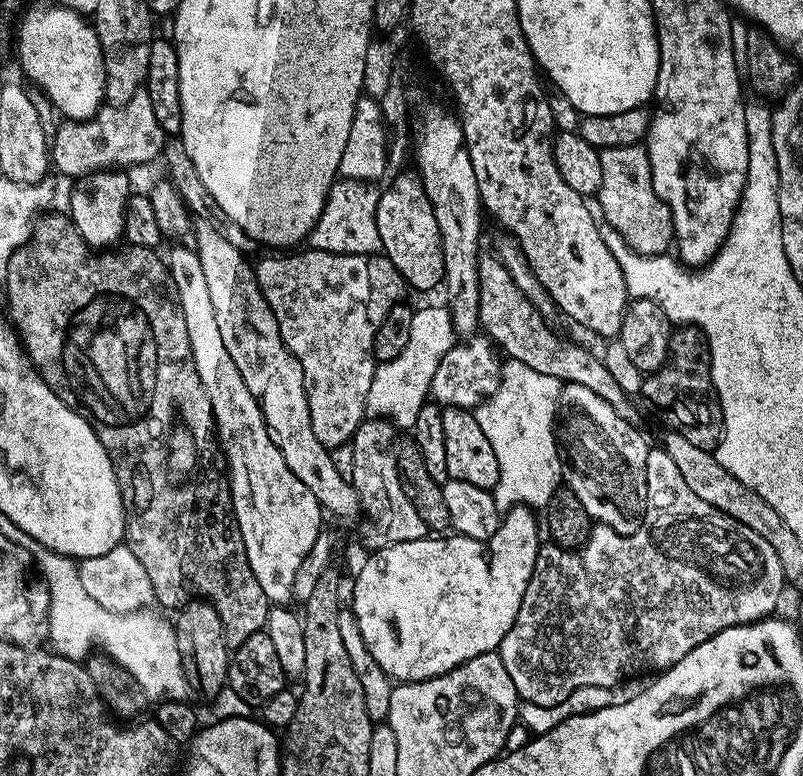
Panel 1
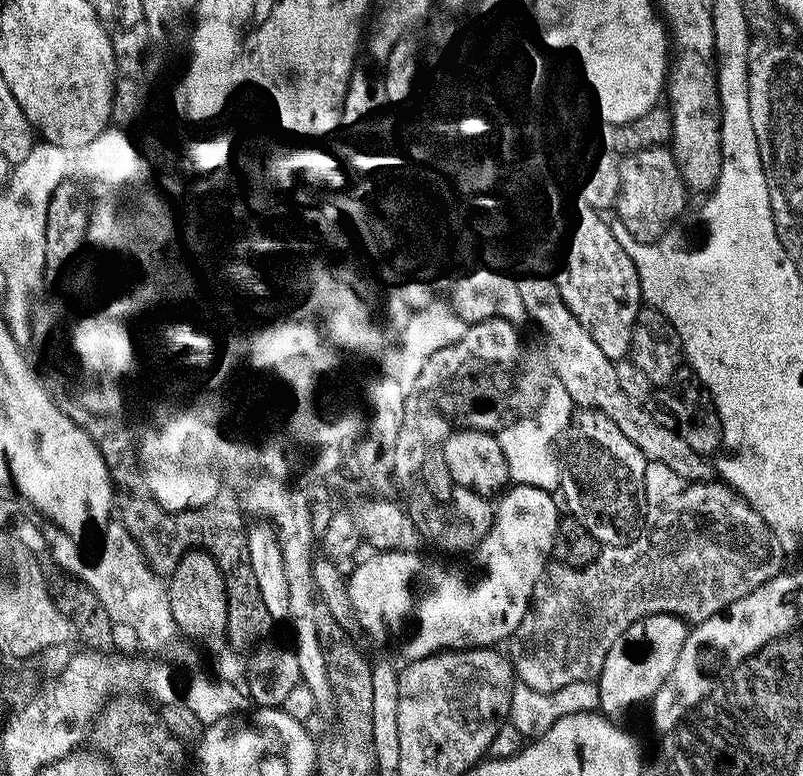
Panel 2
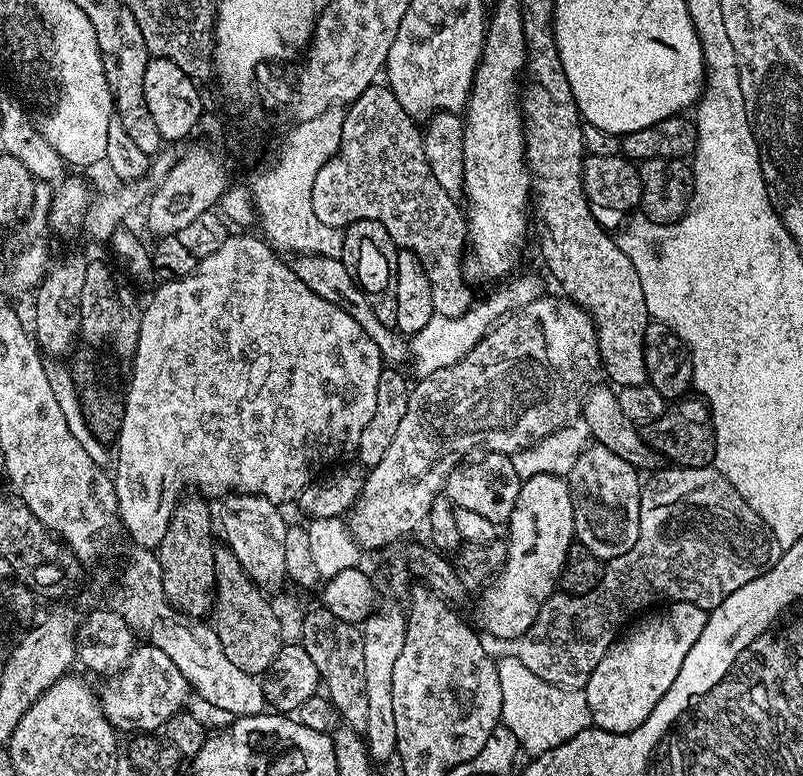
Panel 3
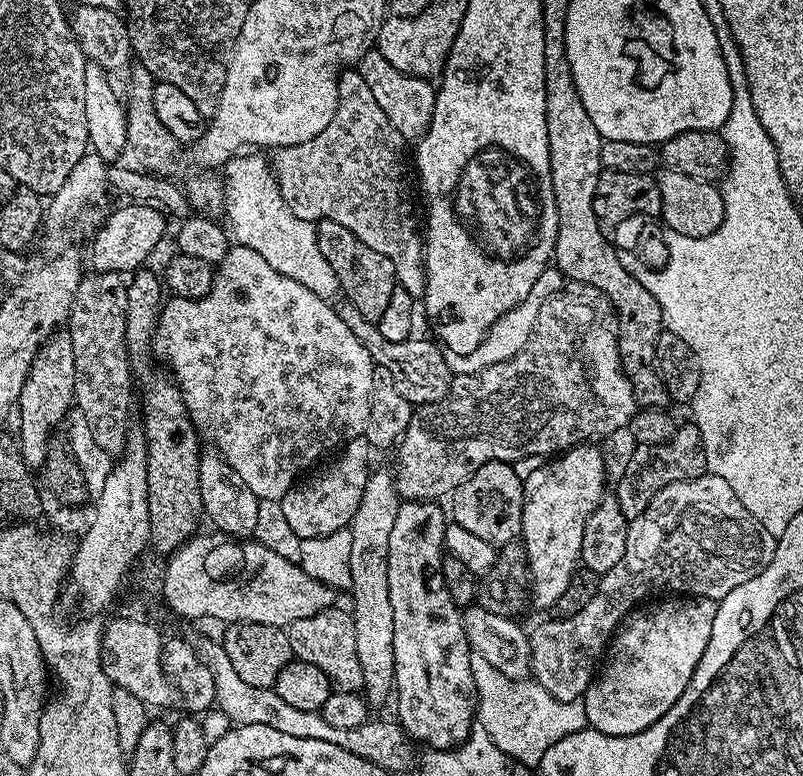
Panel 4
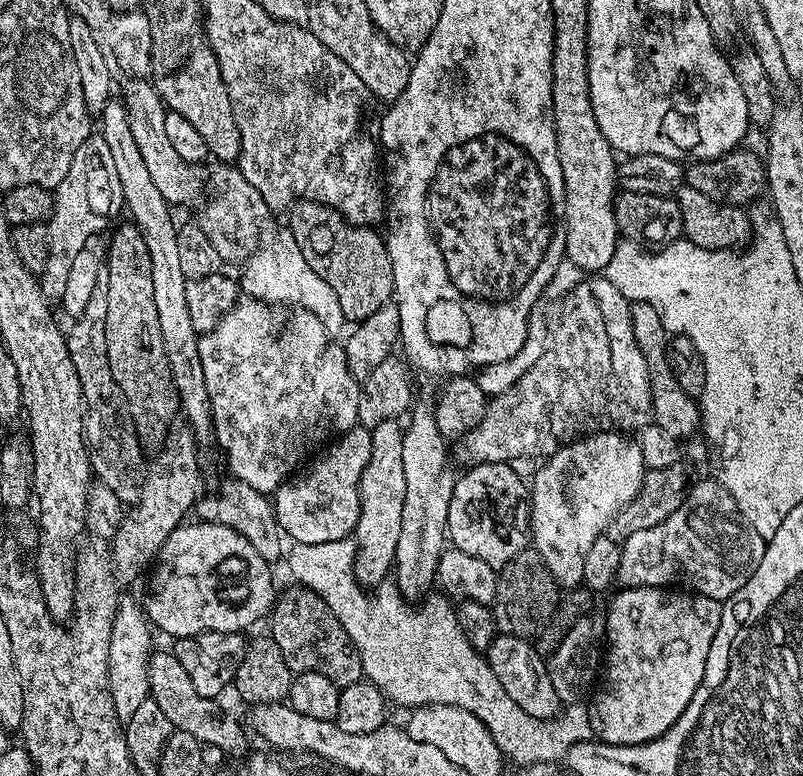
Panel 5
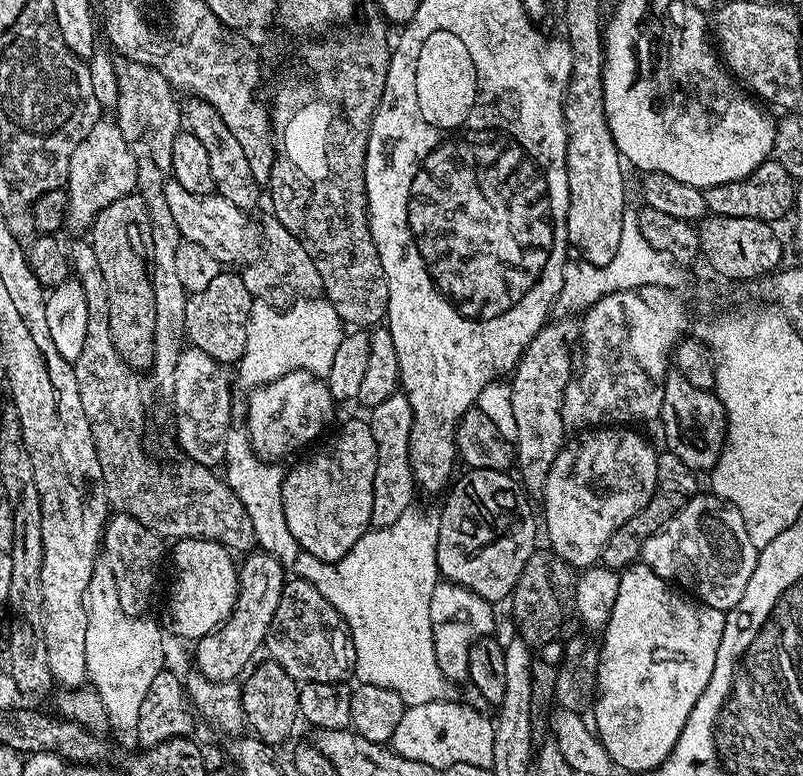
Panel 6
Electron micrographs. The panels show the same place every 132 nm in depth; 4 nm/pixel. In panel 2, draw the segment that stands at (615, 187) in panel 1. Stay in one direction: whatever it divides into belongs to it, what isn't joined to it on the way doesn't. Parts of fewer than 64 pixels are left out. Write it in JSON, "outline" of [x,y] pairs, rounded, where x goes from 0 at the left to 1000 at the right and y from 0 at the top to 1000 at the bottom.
{"outline":[[[836,189],[811,191],[809,193],[795,193],[795,198],[785,198],[772,206],[772,249],[765,264],[766,277],[790,302],[792,309],[808,314],[812,309],[819,309],[833,294],[843,287],[842,284],[852,273],[852,262],[859,254],[859,244],[852,237],[847,223],[847,215],[842,207],[842,200]]]}

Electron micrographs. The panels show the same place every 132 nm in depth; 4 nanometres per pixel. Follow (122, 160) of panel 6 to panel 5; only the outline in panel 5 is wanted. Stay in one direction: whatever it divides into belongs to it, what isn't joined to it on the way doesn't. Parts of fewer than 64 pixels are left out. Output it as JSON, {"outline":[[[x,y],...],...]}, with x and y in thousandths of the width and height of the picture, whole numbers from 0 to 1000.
{"outline":[[[125,173],[110,175],[107,183],[102,183],[102,187],[97,188],[97,193],[93,195],[87,218],[82,222],[82,229],[67,244],[65,276],[57,289],[60,293],[61,327],[56,345],[50,354],[51,371],[57,383],[78,383],[83,357],[87,354],[93,330],[111,311],[126,303],[125,299],[133,291],[137,281],[142,280],[148,272],[153,272],[153,264],[152,238],[149,238],[148,226],[146,218],[143,218],[143,207],[141,207],[141,200],[138,200],[134,184]]]}

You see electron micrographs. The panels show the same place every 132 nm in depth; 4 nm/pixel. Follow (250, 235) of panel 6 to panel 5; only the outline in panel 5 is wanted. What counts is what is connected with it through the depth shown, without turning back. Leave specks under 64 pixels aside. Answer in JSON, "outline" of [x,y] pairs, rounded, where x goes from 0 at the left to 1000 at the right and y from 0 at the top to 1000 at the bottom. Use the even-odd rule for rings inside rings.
{"outline":[[[164,101],[158,104],[154,113],[152,130],[159,143],[161,160],[167,179],[172,183],[173,197],[187,219],[188,233],[197,240],[202,253],[207,255],[210,264],[232,263],[244,253],[244,237],[234,228],[237,213],[227,204],[222,204],[212,178],[207,178],[207,147],[210,140],[194,119],[194,112],[183,102]],[[161,107],[161,108],[159,108]]]}

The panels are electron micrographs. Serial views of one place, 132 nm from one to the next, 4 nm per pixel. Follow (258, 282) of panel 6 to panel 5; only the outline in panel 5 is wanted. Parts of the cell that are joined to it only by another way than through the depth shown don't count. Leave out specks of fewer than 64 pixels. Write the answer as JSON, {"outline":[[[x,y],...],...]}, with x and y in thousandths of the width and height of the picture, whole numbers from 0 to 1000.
{"outline":[[[269,214],[264,222],[264,240],[257,271],[247,280],[249,295],[257,307],[265,313],[275,339],[301,340],[323,320],[329,302],[326,302],[339,272],[326,256],[326,250],[299,223],[294,214]]]}

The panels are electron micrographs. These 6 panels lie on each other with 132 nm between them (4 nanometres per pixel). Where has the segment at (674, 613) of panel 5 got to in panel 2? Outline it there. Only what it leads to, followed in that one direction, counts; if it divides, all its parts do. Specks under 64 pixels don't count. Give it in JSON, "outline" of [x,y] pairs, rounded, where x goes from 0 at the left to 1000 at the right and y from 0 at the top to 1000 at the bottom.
{"outline":[[[828,789],[790,802],[777,813],[775,822],[760,832],[760,843],[755,843],[755,853],[750,853],[745,872],[746,916],[758,928],[772,930],[796,907],[806,909],[819,894],[824,879],[834,874],[834,863],[839,863],[839,853],[844,853],[844,843],[849,843],[849,832],[854,832],[858,813],[856,803]]]}

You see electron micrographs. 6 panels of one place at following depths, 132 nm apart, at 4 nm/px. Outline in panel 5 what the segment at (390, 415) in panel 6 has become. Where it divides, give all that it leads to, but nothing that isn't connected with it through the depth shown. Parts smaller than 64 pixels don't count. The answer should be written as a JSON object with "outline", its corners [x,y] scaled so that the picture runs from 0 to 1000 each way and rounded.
{"outline":[[[482,541],[462,553],[461,595],[451,606],[448,661],[441,687],[443,723],[441,740],[448,756],[467,759],[484,746],[493,724],[496,688],[501,688],[501,647],[506,647],[506,611],[501,607],[501,564],[498,541]]]}

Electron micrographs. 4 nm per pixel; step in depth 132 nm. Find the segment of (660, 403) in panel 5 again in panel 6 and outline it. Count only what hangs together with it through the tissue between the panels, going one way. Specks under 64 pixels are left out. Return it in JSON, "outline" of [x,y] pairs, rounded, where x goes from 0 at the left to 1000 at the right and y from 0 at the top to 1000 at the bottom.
{"outline":[[[841,477],[833,478],[827,490],[824,508],[824,528],[821,540],[827,541],[827,562],[832,566],[831,581],[844,585],[854,601],[863,606],[885,606],[894,595],[904,570],[907,540],[899,518],[887,503],[869,503],[861,492],[854,492],[849,482]]]}

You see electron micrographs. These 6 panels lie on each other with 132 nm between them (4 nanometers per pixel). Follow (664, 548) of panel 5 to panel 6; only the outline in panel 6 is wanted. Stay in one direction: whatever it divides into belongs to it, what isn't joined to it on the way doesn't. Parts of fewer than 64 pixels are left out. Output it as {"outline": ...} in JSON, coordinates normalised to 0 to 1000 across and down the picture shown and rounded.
{"outline":[[[868,637],[853,643],[847,661],[828,680],[804,693],[797,722],[873,778],[905,791],[929,765],[929,750],[939,740],[943,715],[944,702],[934,698],[932,679],[917,653],[893,639]]]}

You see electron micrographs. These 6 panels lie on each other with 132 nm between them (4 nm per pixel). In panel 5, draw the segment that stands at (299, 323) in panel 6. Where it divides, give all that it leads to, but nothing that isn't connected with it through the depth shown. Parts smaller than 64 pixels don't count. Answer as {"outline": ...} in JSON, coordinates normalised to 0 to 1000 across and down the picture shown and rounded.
{"outline":[[[352,298],[346,300],[340,309],[330,308],[319,325],[310,331],[301,345],[304,352],[296,356],[298,370],[310,383],[326,387],[335,394],[369,392],[364,394],[391,403],[410,433],[422,434],[422,428],[430,427],[431,414],[426,405],[426,394],[421,390],[421,379],[411,374],[411,363],[396,358],[396,353],[386,348],[381,332],[376,332],[376,322],[371,322],[371,312],[364,305],[362,298]]]}

